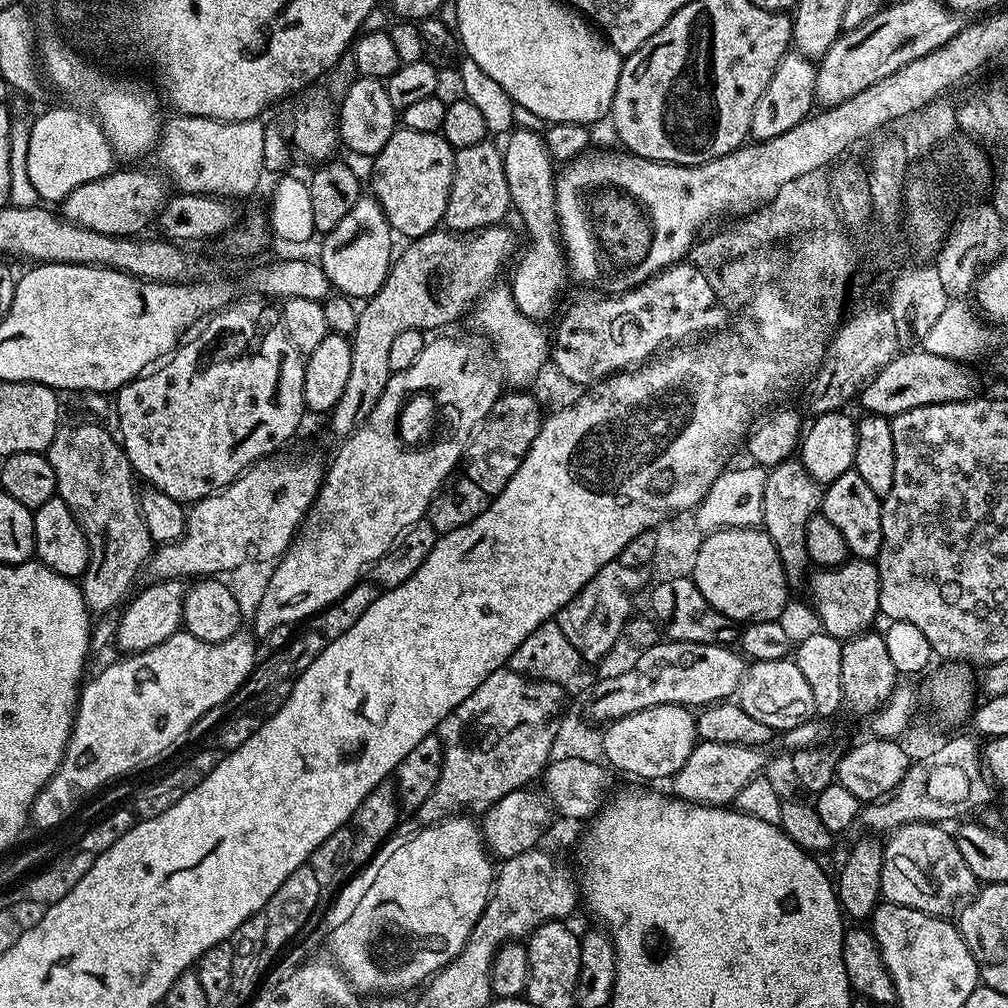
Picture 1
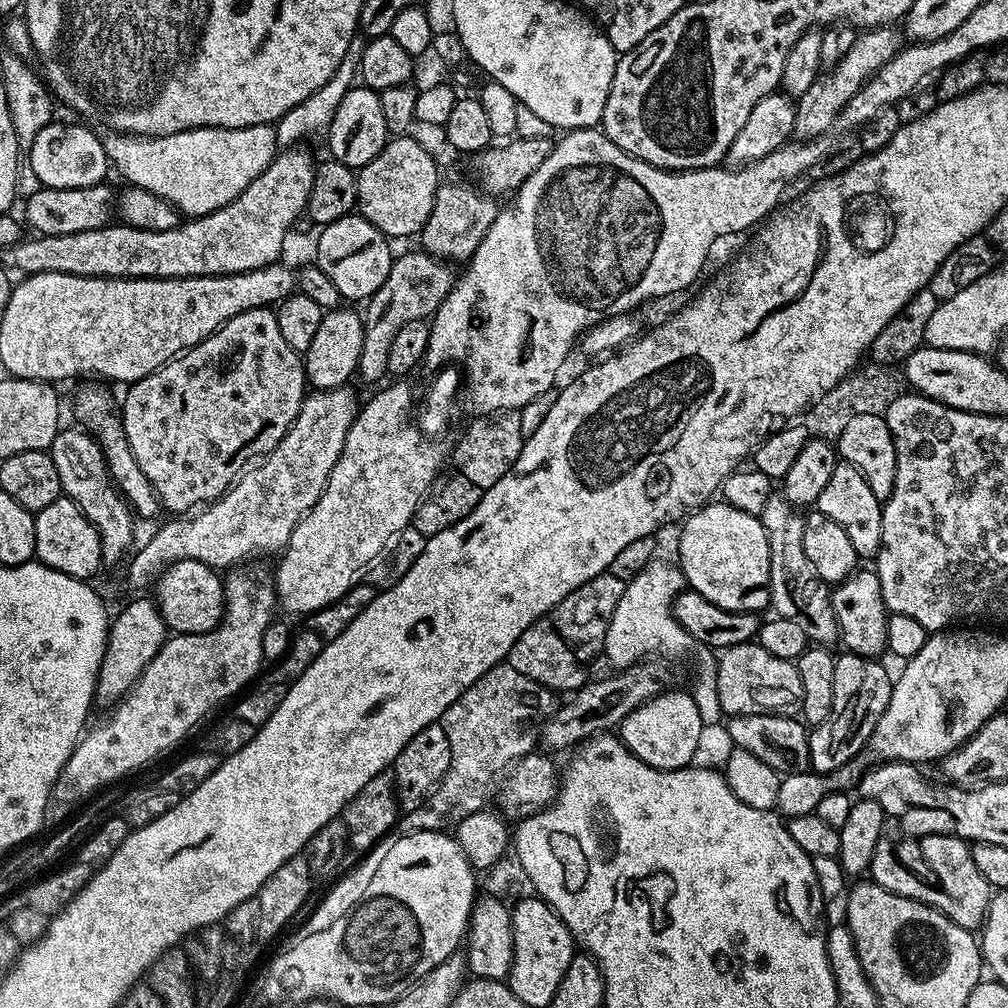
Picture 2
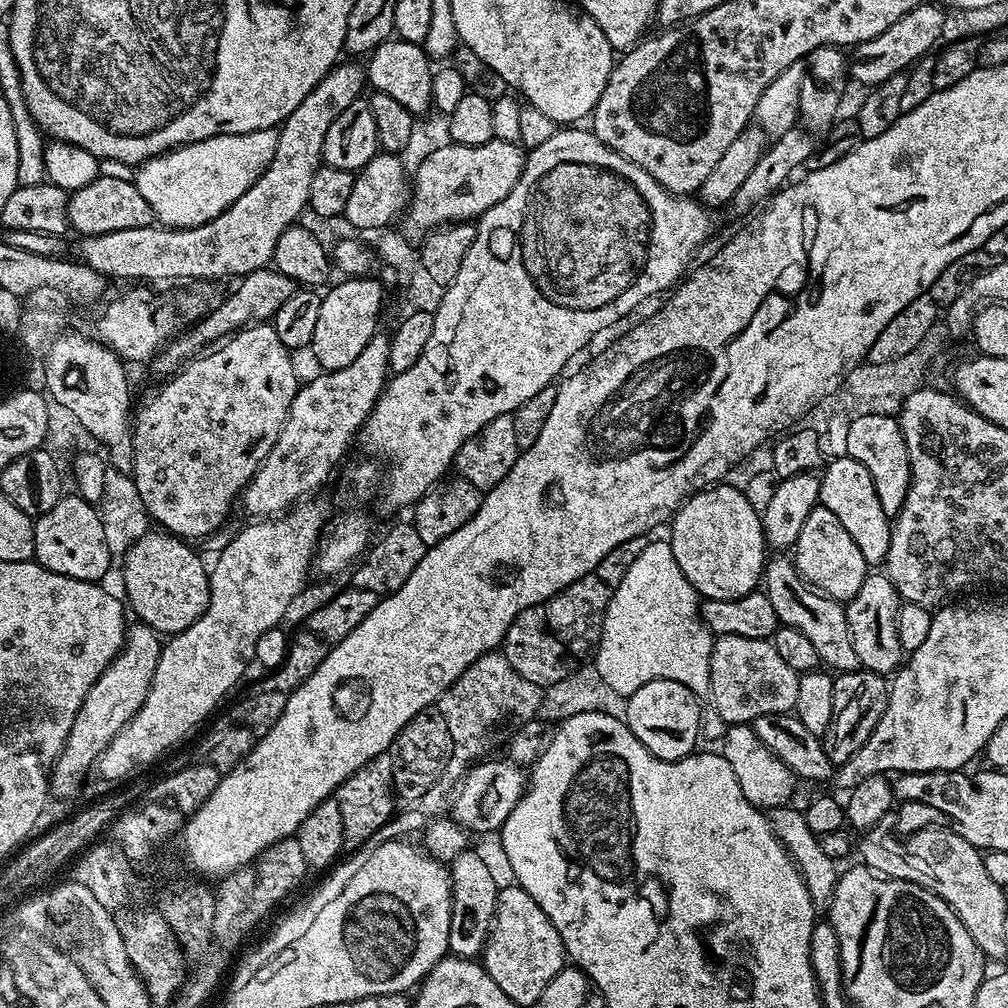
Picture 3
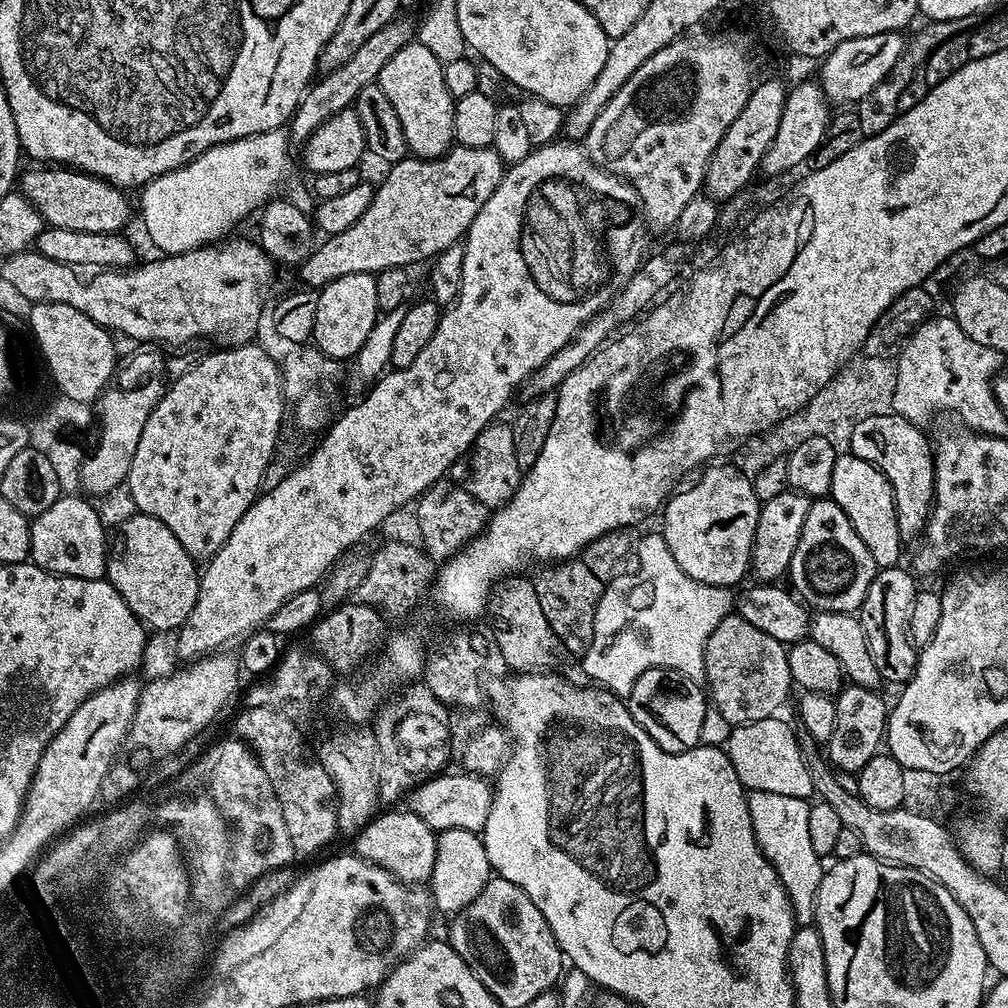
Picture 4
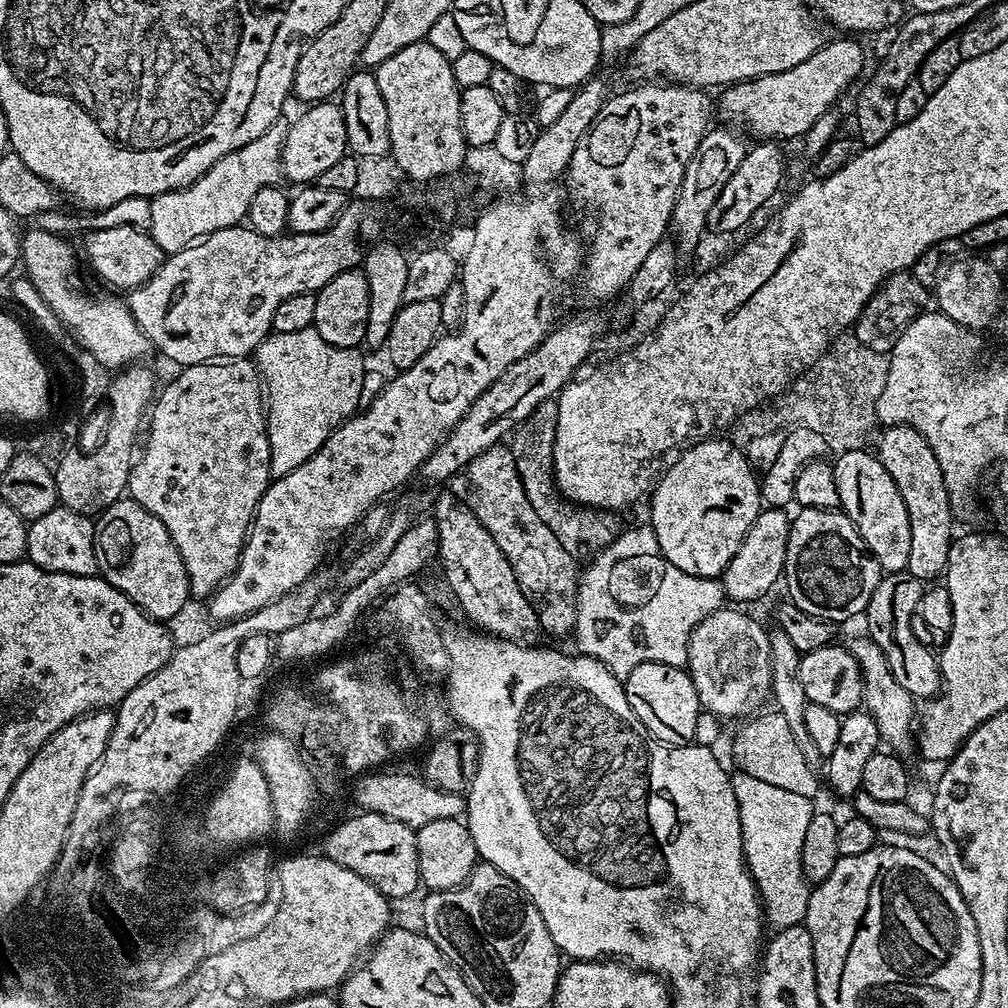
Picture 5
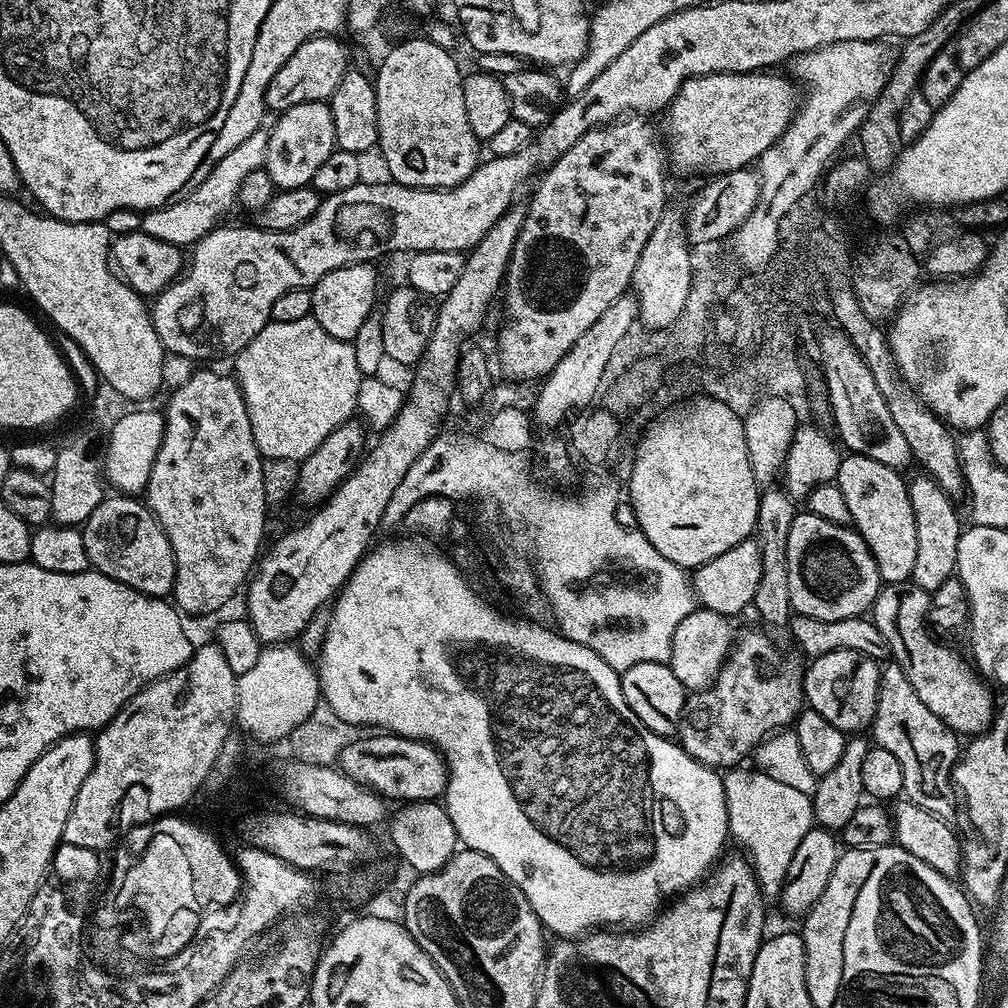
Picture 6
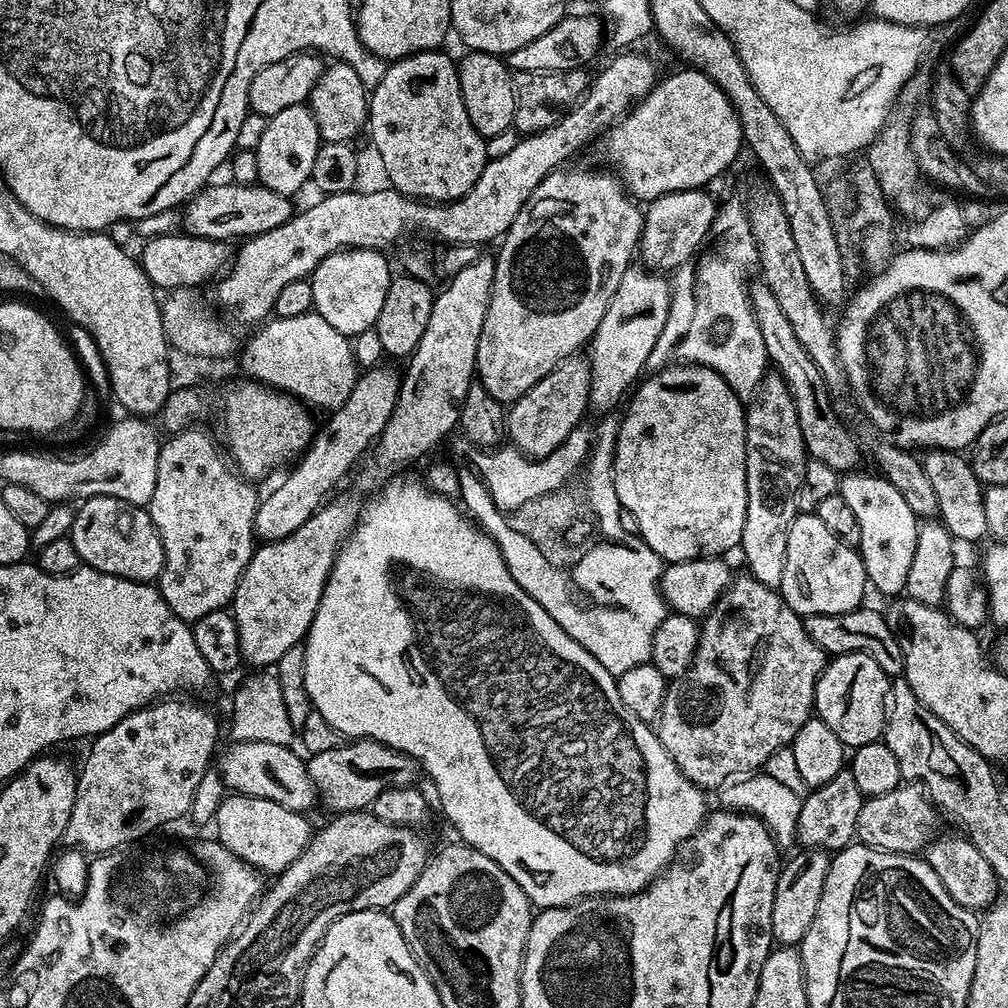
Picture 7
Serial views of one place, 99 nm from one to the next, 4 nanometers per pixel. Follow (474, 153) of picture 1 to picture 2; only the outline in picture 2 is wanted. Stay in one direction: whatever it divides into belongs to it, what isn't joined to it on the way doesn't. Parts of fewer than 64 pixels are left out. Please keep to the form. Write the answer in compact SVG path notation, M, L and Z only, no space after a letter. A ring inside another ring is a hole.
M460 180L443 181L435 194L434 210L426 226L418 234L421 249L445 262L466 262L478 248L482 238L499 212L497 201L486 192Z

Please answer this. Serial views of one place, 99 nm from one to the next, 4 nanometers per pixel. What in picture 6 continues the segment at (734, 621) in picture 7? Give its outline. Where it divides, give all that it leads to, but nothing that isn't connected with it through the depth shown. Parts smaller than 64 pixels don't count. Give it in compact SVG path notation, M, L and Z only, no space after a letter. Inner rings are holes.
M767 631L739 633L732 645L724 667L711 688L691 693L684 701L684 719L678 729L678 743L681 748L698 762L717 770L728 770L739 765L743 756L751 757L756 748L777 730L784 730L795 721L805 707L804 673L801 665L791 664L772 645L773 637Z

